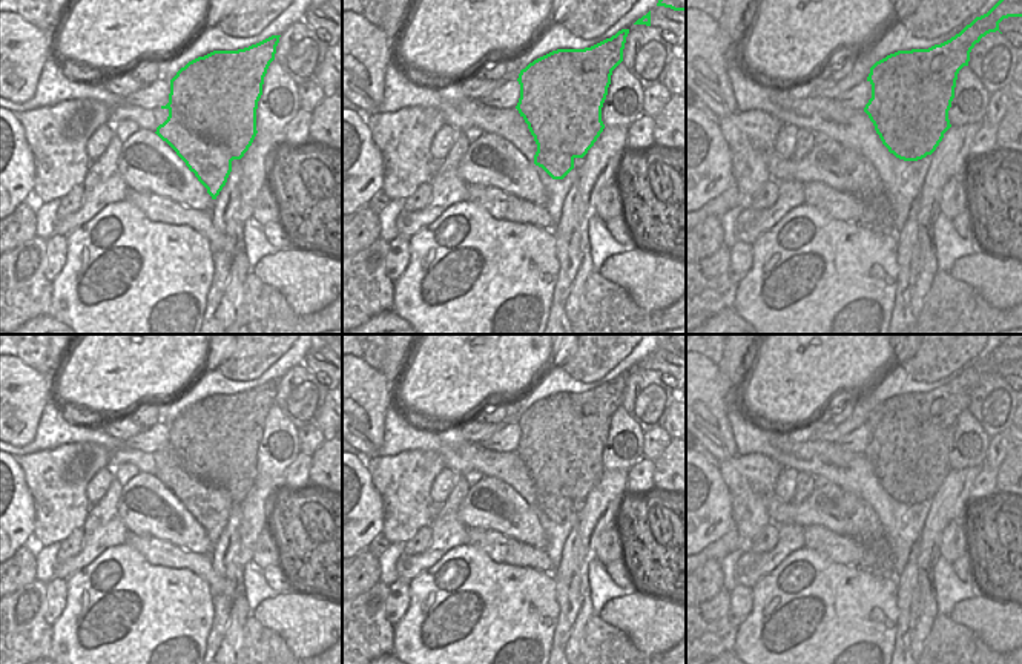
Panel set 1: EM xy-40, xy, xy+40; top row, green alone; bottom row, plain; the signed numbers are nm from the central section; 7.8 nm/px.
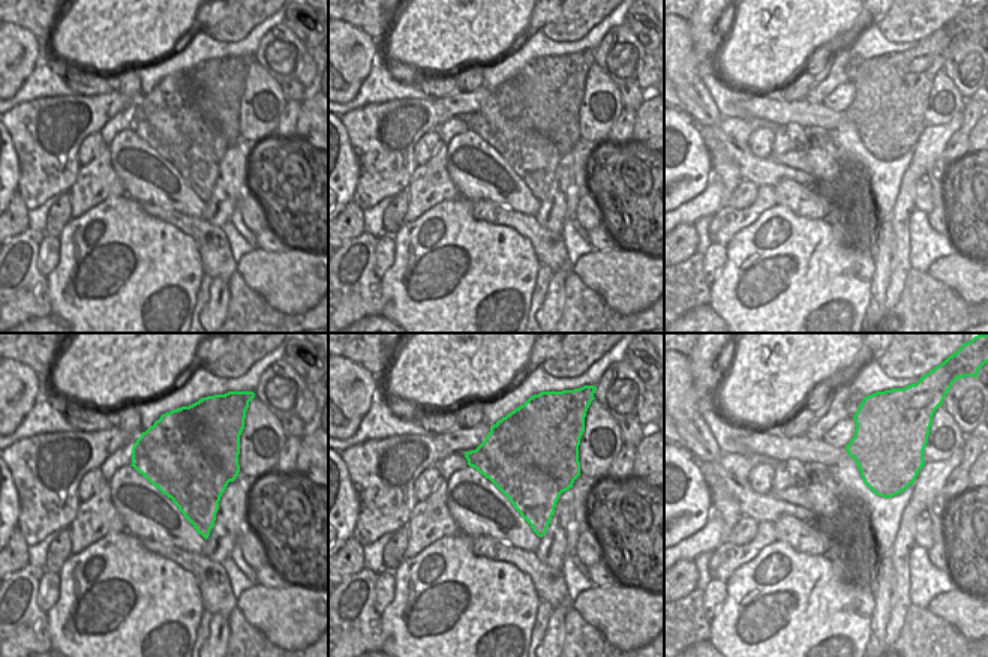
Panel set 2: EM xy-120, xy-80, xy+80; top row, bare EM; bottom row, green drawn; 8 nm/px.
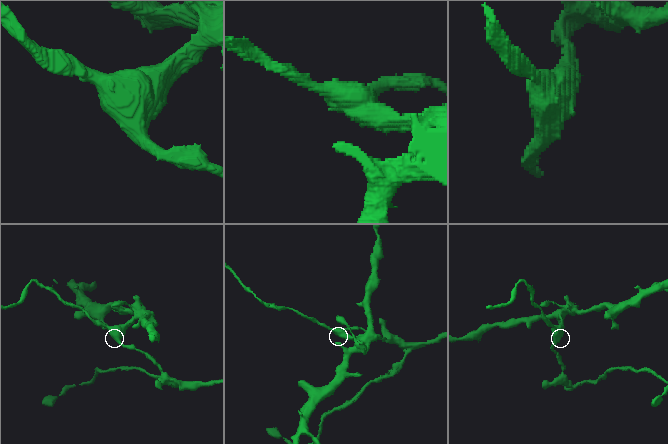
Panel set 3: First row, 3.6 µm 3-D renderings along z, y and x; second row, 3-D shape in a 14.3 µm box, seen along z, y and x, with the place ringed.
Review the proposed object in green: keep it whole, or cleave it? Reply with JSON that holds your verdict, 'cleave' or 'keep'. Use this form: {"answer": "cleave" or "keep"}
{"answer": "cleave"}

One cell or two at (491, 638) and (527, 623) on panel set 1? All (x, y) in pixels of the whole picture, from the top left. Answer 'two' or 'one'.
one

